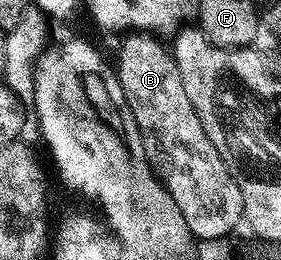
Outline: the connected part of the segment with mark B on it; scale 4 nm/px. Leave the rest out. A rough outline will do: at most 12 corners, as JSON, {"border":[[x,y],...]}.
{"border":[[121,37],[116,71],[146,161],[199,241],[243,223],[159,37]]}

